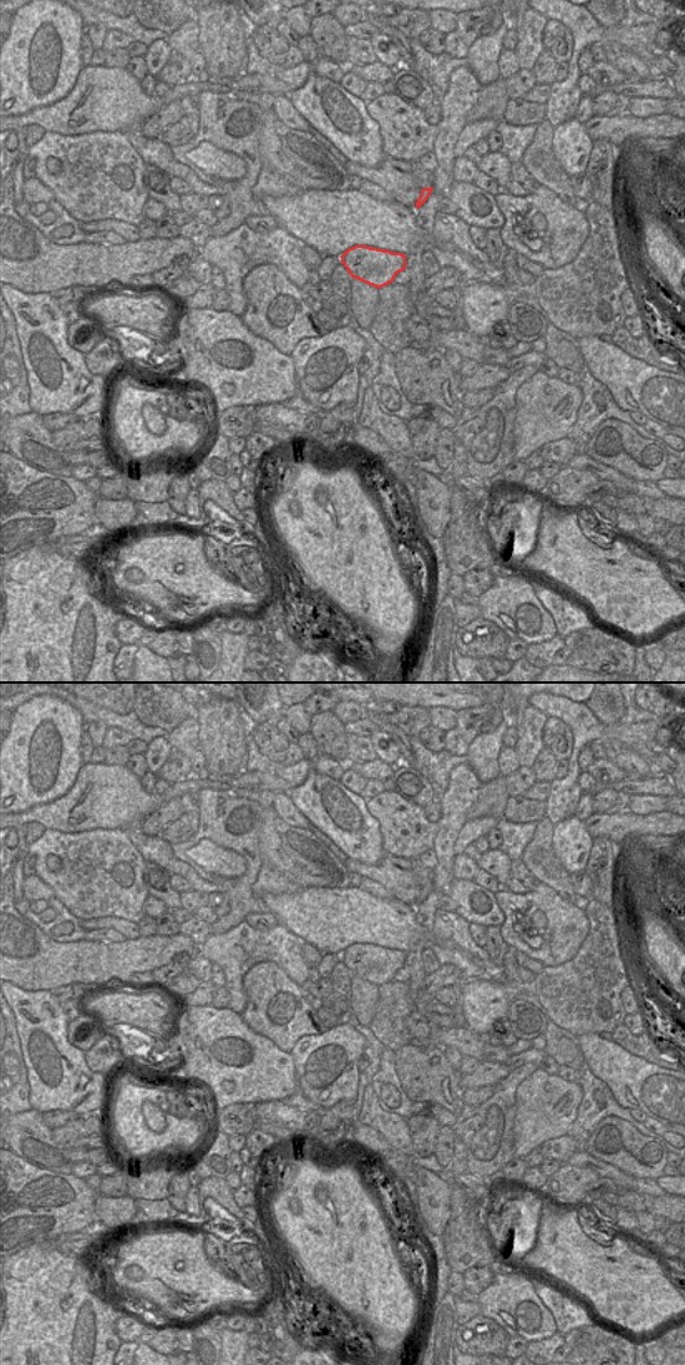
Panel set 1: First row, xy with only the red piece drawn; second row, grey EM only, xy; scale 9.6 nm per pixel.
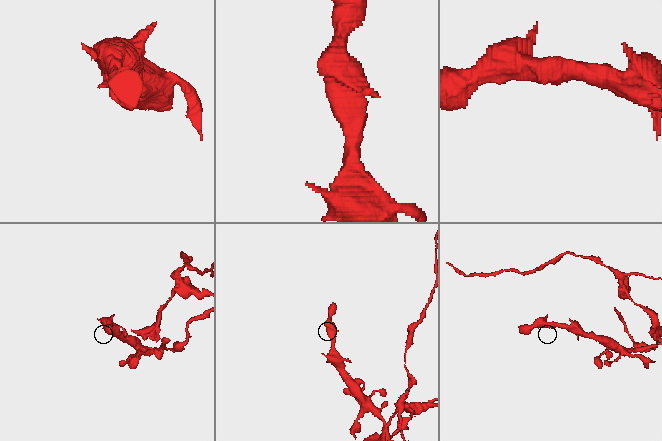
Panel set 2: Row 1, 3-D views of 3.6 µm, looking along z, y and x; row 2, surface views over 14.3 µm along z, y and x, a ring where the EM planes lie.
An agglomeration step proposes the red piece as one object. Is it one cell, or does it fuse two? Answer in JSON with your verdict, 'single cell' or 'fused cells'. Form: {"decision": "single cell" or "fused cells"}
{"decision": "fused cells"}

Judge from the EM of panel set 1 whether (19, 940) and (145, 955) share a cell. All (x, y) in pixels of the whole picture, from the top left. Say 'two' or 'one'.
one

